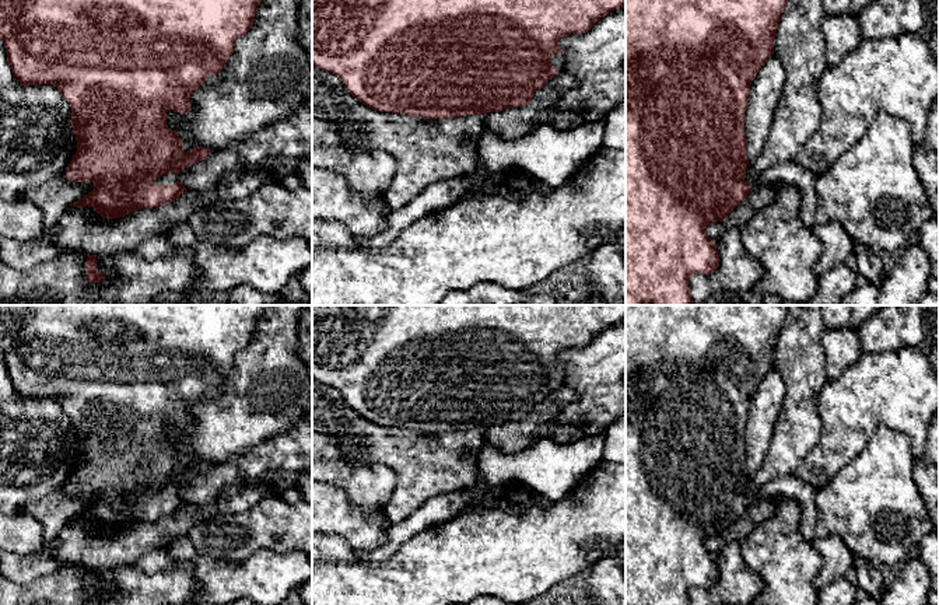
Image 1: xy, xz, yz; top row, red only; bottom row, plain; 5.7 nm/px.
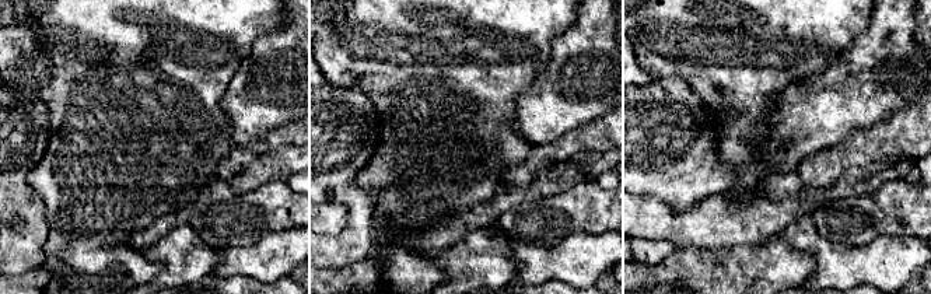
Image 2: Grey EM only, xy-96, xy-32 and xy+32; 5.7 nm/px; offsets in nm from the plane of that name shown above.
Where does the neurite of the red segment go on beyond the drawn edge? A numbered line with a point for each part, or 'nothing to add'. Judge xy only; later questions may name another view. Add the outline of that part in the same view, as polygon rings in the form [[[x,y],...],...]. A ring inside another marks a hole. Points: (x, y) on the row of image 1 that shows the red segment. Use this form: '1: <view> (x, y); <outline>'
1: xy (170, 178); [[[168,172],[167,175],[157,178],[154,182],[157,185],[174,185],[178,181],[178,176]]]

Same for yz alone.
1: yz (789, 172); [[[795,161],[781,162],[770,167],[765,169],[754,182],[749,182],[744,176],[744,181],[751,186],[757,188],[761,185],[770,185],[775,182],[793,185],[802,193],[802,204],[800,204],[800,218],[805,227],[813,230],[816,220],[814,220],[814,210],[816,210],[816,192],[814,185],[817,176],[812,172],[806,171]]]

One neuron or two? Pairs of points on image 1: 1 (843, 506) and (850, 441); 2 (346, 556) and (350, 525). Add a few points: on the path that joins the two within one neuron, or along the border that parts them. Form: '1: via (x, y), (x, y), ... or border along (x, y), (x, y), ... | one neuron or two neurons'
1: border along (868, 439), (864, 447), (824, 488) | two neurons
2: border along (326, 534), (342, 537), (356, 553) | two neurons

